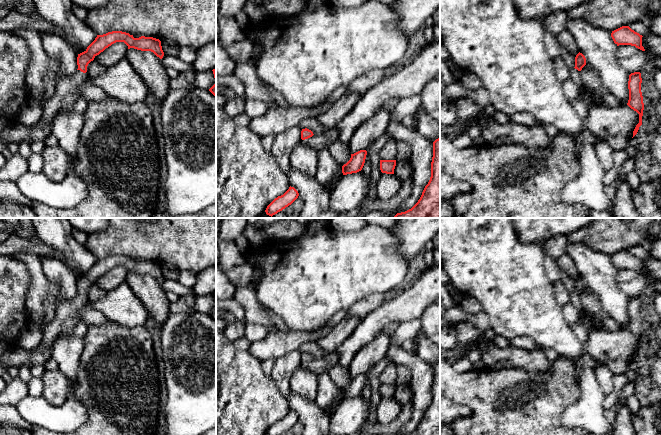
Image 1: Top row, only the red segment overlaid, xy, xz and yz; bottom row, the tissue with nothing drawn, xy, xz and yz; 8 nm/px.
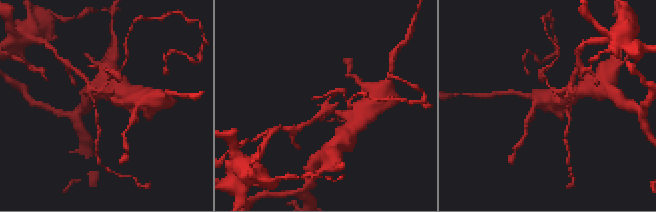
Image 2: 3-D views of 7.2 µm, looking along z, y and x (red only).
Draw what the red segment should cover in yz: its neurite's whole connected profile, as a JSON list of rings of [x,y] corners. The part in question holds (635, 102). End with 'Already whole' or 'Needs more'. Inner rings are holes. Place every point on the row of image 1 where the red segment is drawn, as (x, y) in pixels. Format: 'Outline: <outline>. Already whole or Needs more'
Outline: [[[634,72],[629,75],[628,89],[629,100],[627,105],[639,114],[639,123],[633,131],[633,137],[637,134],[639,127],[642,125],[642,116],[644,110],[643,96],[641,92],[641,73]]]. Already whole

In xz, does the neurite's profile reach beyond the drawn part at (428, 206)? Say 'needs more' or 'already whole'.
already whole

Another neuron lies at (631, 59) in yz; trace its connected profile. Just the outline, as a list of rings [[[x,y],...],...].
[[[619,45],[616,56],[618,64],[629,74],[640,72],[647,62],[645,51],[631,45]]]

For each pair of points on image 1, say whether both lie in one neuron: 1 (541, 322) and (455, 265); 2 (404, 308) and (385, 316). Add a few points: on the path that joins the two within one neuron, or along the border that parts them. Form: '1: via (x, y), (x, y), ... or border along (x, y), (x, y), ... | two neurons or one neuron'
1: via (520, 301), (484, 265), (476, 265) | one neuron
2: via (399, 309), (390, 312) | one neuron

